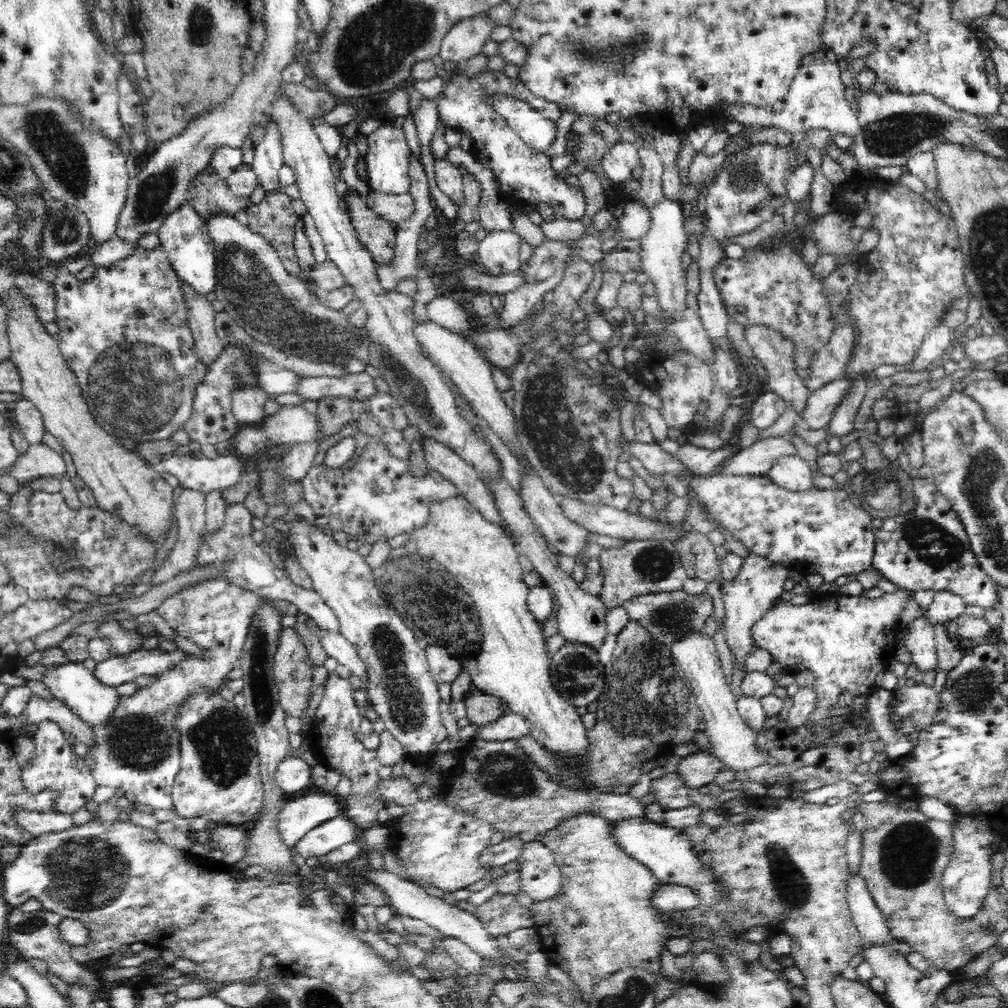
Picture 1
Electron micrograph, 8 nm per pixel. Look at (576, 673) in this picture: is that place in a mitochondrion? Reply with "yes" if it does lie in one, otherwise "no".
yes

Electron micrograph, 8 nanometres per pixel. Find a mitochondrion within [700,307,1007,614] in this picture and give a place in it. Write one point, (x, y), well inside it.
(933, 543)

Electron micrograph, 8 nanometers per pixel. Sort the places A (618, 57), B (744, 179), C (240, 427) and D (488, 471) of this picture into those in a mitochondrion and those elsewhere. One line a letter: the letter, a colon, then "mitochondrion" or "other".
A: mitochondrion
B: mitochondrion
C: other
D: other

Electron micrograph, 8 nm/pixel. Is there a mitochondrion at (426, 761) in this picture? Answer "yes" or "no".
no

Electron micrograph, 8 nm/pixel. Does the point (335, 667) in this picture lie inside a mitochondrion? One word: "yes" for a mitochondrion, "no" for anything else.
no

